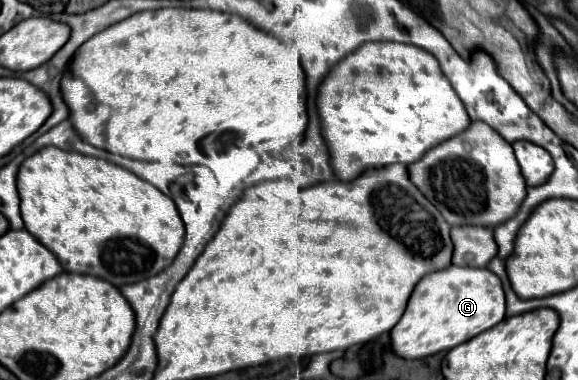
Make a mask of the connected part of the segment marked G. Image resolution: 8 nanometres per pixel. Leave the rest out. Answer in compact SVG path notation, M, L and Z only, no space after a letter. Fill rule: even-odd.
M451 265L425 275L417 283L401 321L391 331L391 345L393 351L405 359L423 359L439 351L449 351L495 327L503 319L505 293L501 279L485 267Z

